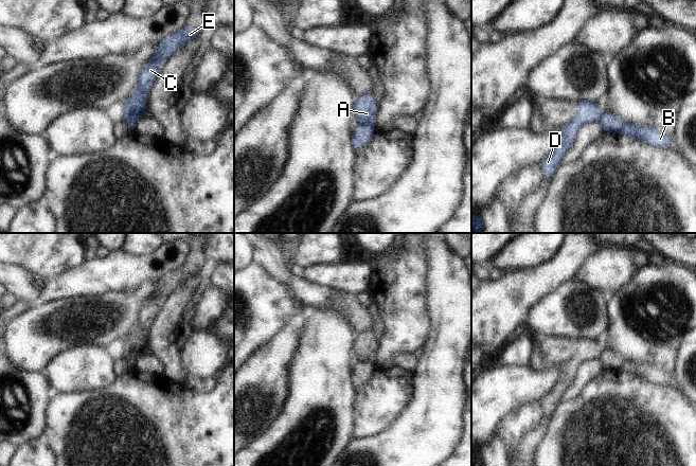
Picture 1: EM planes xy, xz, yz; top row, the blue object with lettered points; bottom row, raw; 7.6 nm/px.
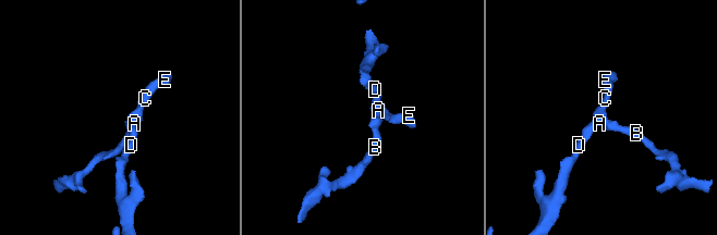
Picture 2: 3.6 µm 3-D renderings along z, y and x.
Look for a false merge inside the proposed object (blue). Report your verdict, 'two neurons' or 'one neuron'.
two neurons

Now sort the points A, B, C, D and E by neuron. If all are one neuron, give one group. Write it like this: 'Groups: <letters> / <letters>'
Groups: A C D E / B.

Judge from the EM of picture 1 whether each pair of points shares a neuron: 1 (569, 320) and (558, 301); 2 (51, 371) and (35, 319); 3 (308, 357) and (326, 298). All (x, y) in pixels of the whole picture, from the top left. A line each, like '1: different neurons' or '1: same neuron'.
1: same neuron
2: different neurons
3: different neurons

